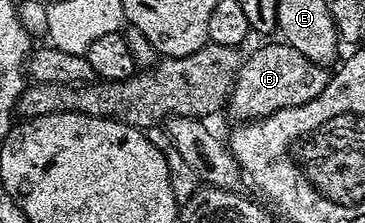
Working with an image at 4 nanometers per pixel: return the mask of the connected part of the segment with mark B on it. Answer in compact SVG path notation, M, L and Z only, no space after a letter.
M287 42L267 43L252 53L248 63L246 60L240 66L231 90L229 112L235 121L258 121L281 109L305 105L305 101L313 101L325 89L328 78L326 66L306 59Z

